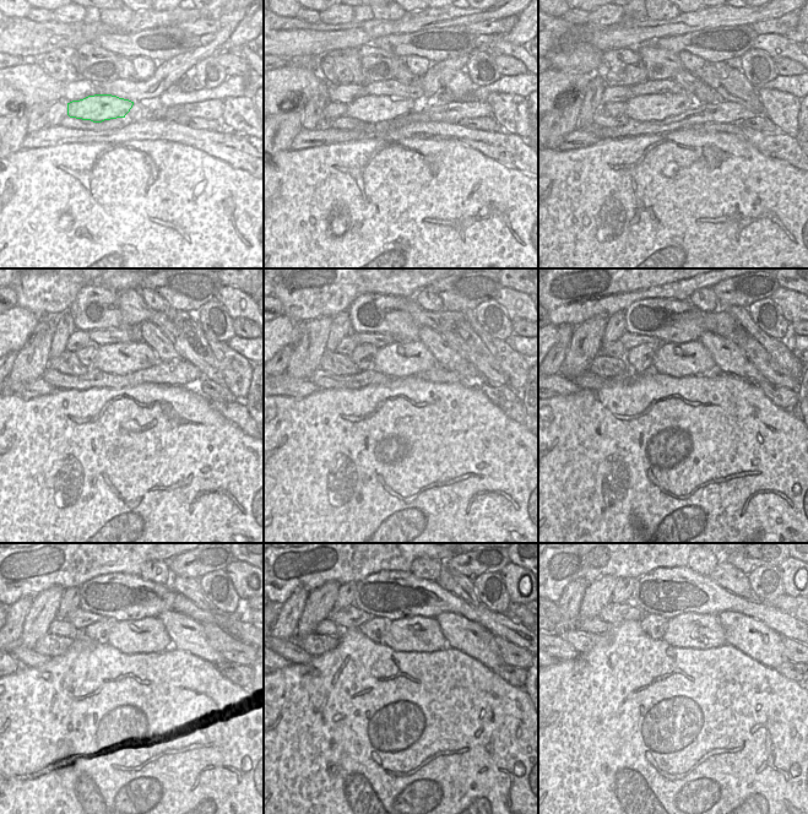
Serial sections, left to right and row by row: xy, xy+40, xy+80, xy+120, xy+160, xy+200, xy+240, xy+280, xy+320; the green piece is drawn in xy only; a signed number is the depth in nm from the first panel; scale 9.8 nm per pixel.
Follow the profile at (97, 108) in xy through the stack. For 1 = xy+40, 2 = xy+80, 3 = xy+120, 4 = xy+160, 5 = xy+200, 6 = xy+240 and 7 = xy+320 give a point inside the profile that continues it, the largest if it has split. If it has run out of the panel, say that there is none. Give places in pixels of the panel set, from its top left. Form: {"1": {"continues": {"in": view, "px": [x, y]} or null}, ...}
{"1": {"continues": {"in": "xy+40", "px": [369, 108]}}, "2": {"continues": {"in": "xy+80", "px": [646, 108]}}, "3": {"continues": {"in": "xy+120", "px": [124, 367]}}, "4": {"continues": {"in": "xy+160", "px": [395, 361]}}, "5": {"continues": {"in": "xy+200", "px": [678, 361]}}, "6": {"continues": {"in": "xy+240", "px": [147, 635]}}, "7": {"continues": {"in": "xy+320", "px": [701, 631]}}}

